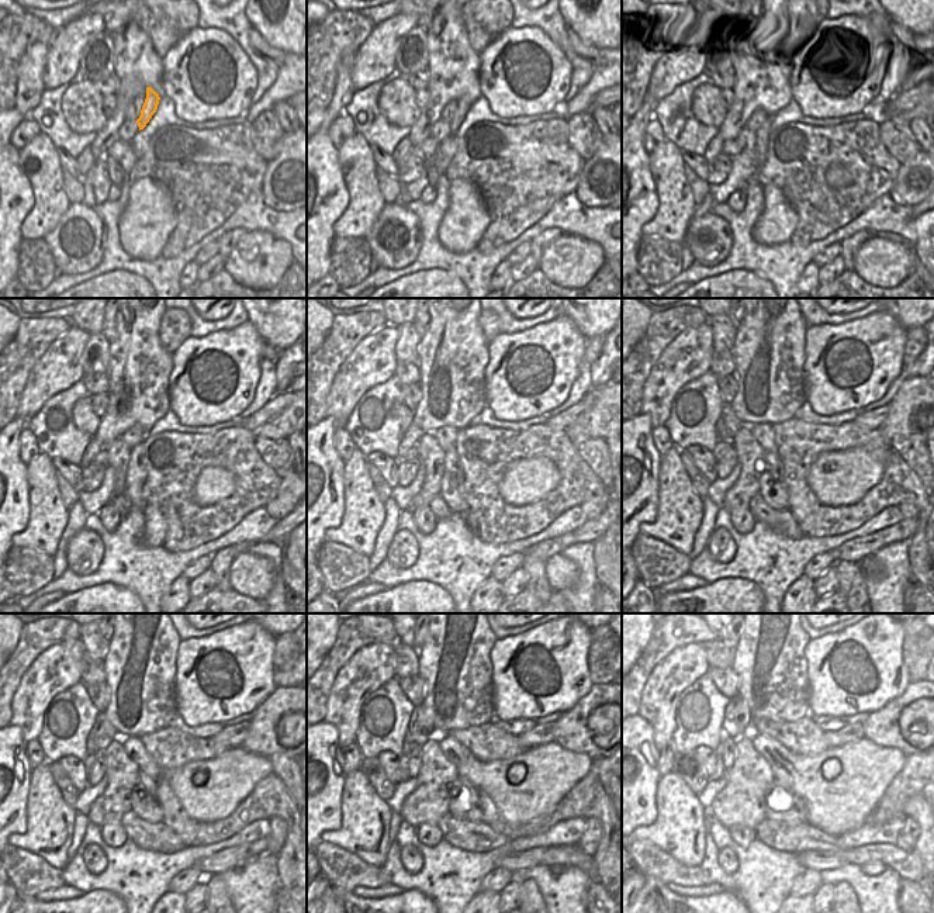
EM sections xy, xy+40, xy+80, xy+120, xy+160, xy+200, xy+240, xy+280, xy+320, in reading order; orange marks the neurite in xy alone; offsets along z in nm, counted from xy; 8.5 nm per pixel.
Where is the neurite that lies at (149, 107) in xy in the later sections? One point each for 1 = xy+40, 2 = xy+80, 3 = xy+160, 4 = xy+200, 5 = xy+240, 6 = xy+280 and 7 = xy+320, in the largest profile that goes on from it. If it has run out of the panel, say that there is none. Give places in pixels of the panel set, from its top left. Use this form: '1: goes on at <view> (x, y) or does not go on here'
1: goes on at xy+40 (463, 107)
2: goes on at xy+80 (763, 132)
3: goes on at xy+160 (452, 480)
4: goes on at xy+200 (772, 488)
5: goes on at xy+240 (144, 802)
6: goes on at xy+280 (467, 808)
7: goes on at xy+320 (789, 809)

